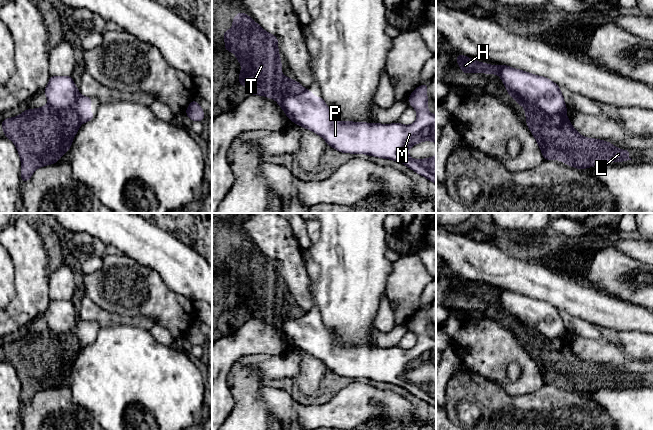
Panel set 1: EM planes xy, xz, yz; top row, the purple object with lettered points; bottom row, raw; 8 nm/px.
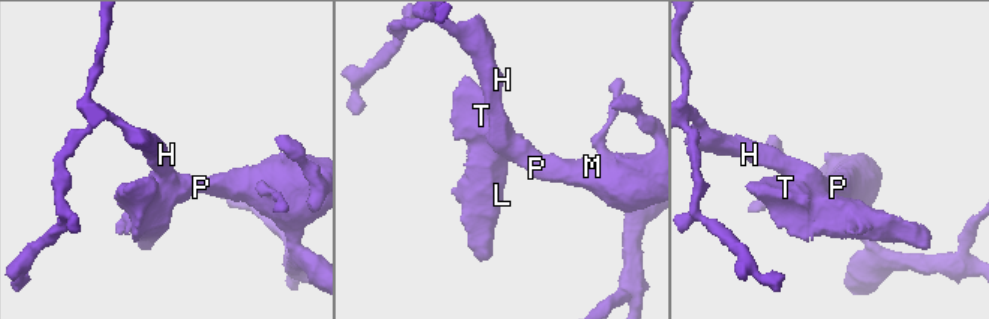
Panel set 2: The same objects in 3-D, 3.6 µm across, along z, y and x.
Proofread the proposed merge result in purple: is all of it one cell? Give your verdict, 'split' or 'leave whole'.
split

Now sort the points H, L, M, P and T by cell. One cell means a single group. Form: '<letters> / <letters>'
H M P / L T

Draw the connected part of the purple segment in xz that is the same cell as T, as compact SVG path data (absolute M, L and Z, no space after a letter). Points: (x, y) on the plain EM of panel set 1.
M236 237L232 244L233 251L223 256L225 275L236 279L242 294L239 296L239 305L249 315L250 319L261 319L271 323L280 321L281 312L286 318L297 319L304 315L304 311L297 305L291 304L287 299L282 300L282 287L278 273L278 262L265 255L246 237Z

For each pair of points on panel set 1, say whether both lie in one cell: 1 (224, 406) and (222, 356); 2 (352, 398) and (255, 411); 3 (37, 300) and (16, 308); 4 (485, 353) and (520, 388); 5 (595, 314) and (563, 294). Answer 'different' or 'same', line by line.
1: same
2: different
3: same
4: same
5: same

